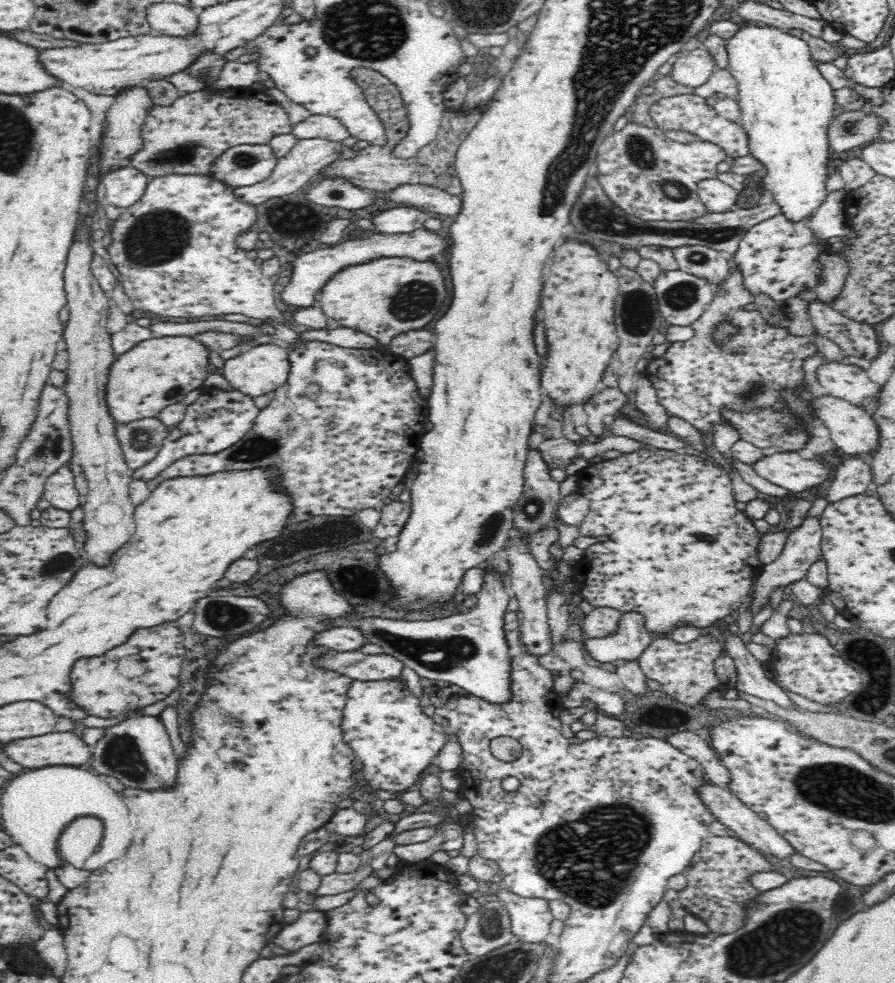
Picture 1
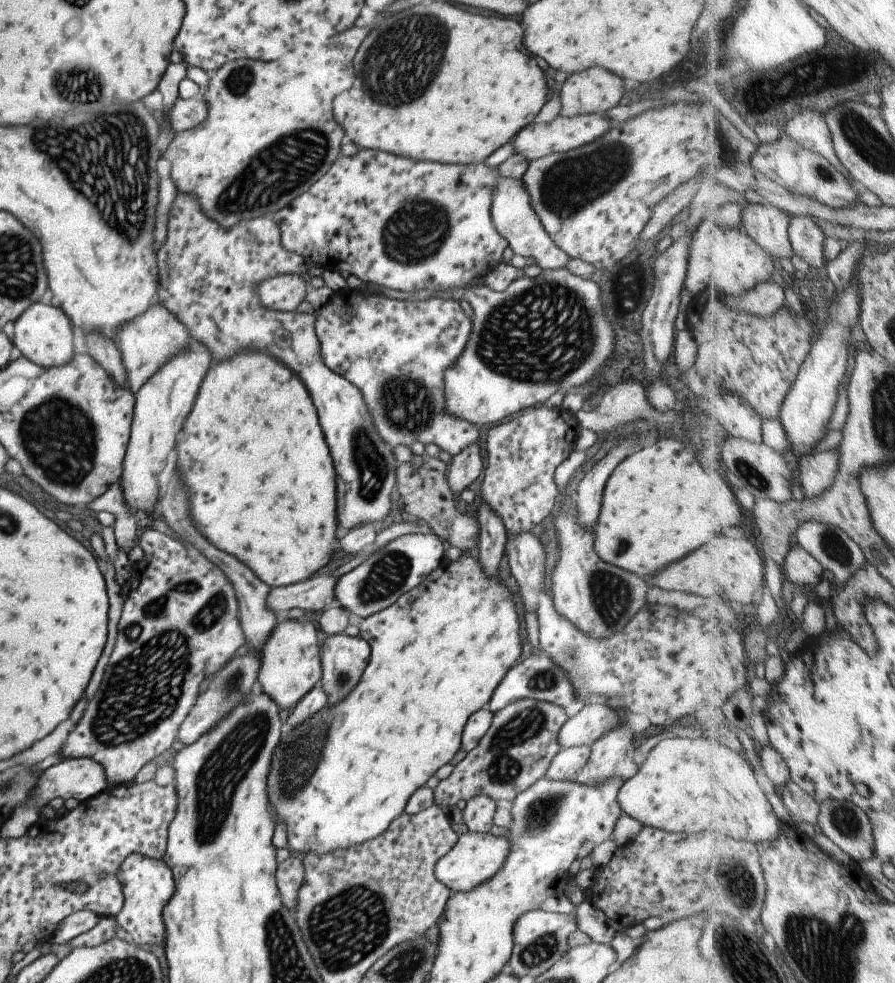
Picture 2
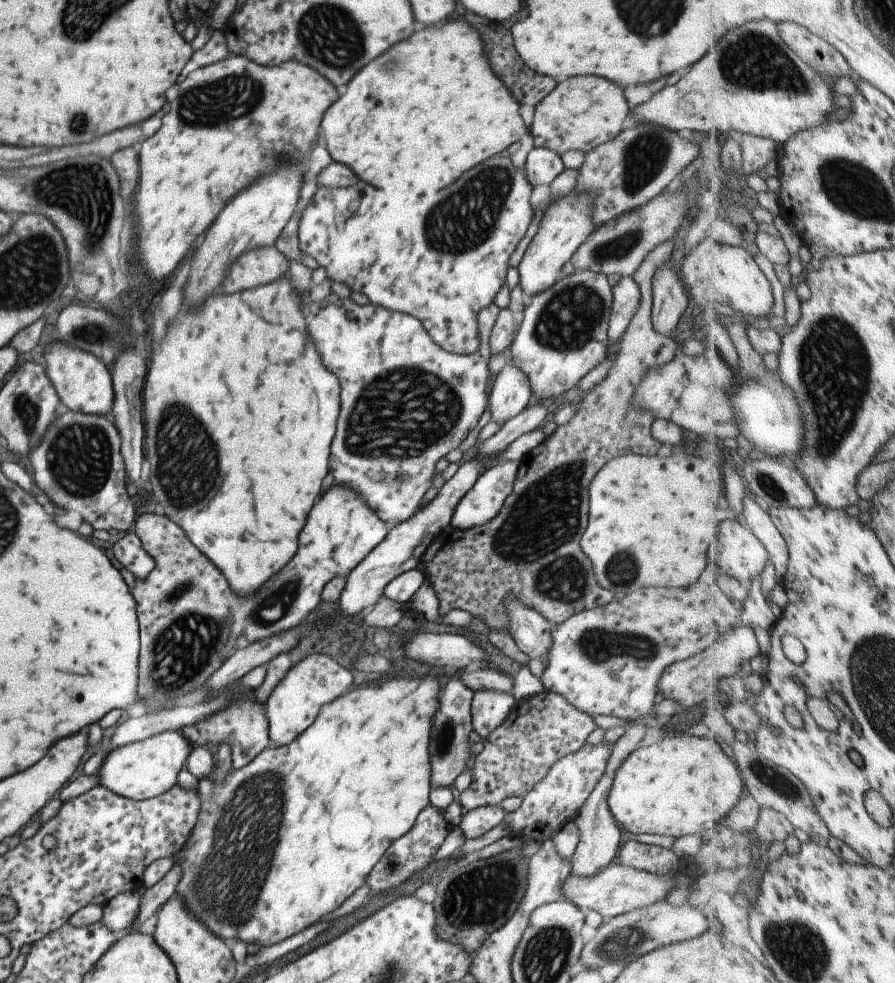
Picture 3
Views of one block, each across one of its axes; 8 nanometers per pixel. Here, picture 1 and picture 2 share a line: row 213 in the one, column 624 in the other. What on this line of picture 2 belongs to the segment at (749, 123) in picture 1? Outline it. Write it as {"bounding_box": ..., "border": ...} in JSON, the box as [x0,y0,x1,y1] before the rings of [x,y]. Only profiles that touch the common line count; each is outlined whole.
{"bounding_box":[617,733,784,845],"border":[[[689,733],[663,739],[651,748],[645,760],[638,766],[637,772],[619,786],[617,804],[622,814],[635,818],[642,826],[673,833],[719,831],[735,840],[758,845],[761,842],[775,842],[784,831],[779,828],[779,818],[775,816],[765,792],[757,784],[753,768],[745,760],[745,755],[741,756],[741,752],[737,754],[733,749],[729,750],[727,745],[718,740],[703,740]]]}

